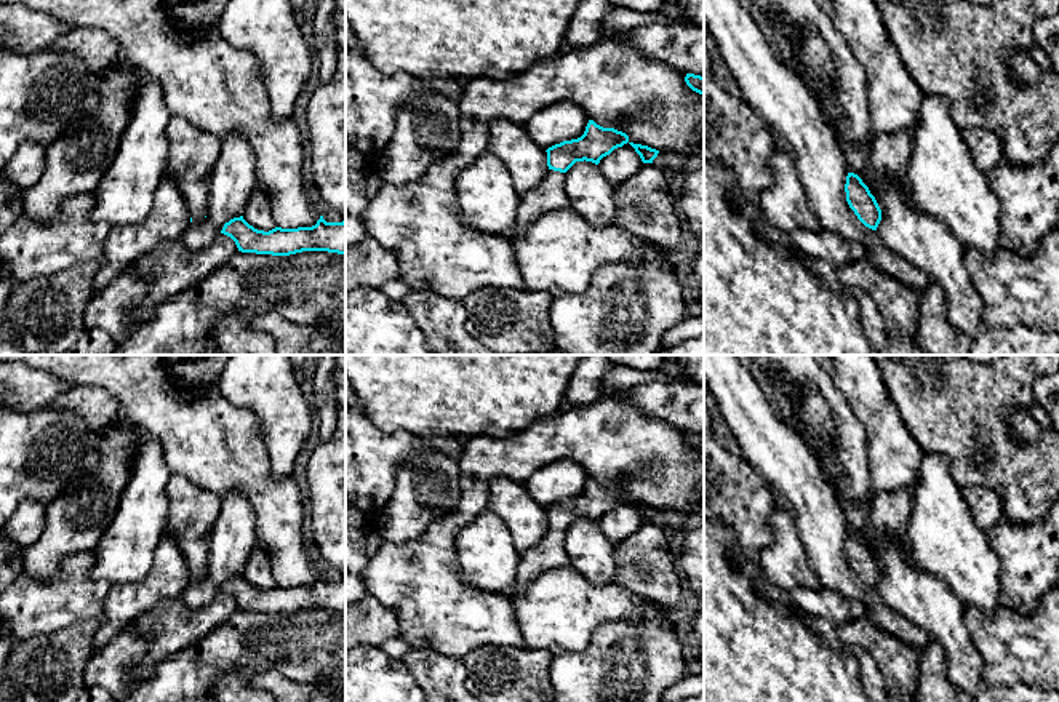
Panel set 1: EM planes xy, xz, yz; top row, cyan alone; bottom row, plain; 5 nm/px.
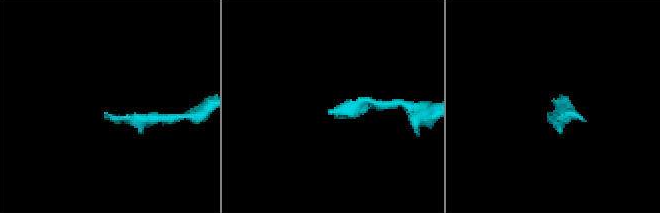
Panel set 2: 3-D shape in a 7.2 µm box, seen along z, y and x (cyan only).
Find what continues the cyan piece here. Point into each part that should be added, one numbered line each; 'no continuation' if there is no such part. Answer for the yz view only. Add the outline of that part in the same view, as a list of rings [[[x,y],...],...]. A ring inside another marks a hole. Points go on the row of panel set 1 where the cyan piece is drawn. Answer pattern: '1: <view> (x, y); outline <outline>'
1: yz (890, 152); outline [[[915,123],[901,133],[875,134],[872,142],[872,158],[862,176],[862,181],[869,190],[881,190],[886,182],[891,182],[901,187],[904,197],[910,198],[905,166],[910,160],[913,134]]]

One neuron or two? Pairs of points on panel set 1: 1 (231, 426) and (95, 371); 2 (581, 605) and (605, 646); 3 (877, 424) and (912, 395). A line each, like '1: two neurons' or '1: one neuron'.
1: one neuron
2: two neurons
3: two neurons

